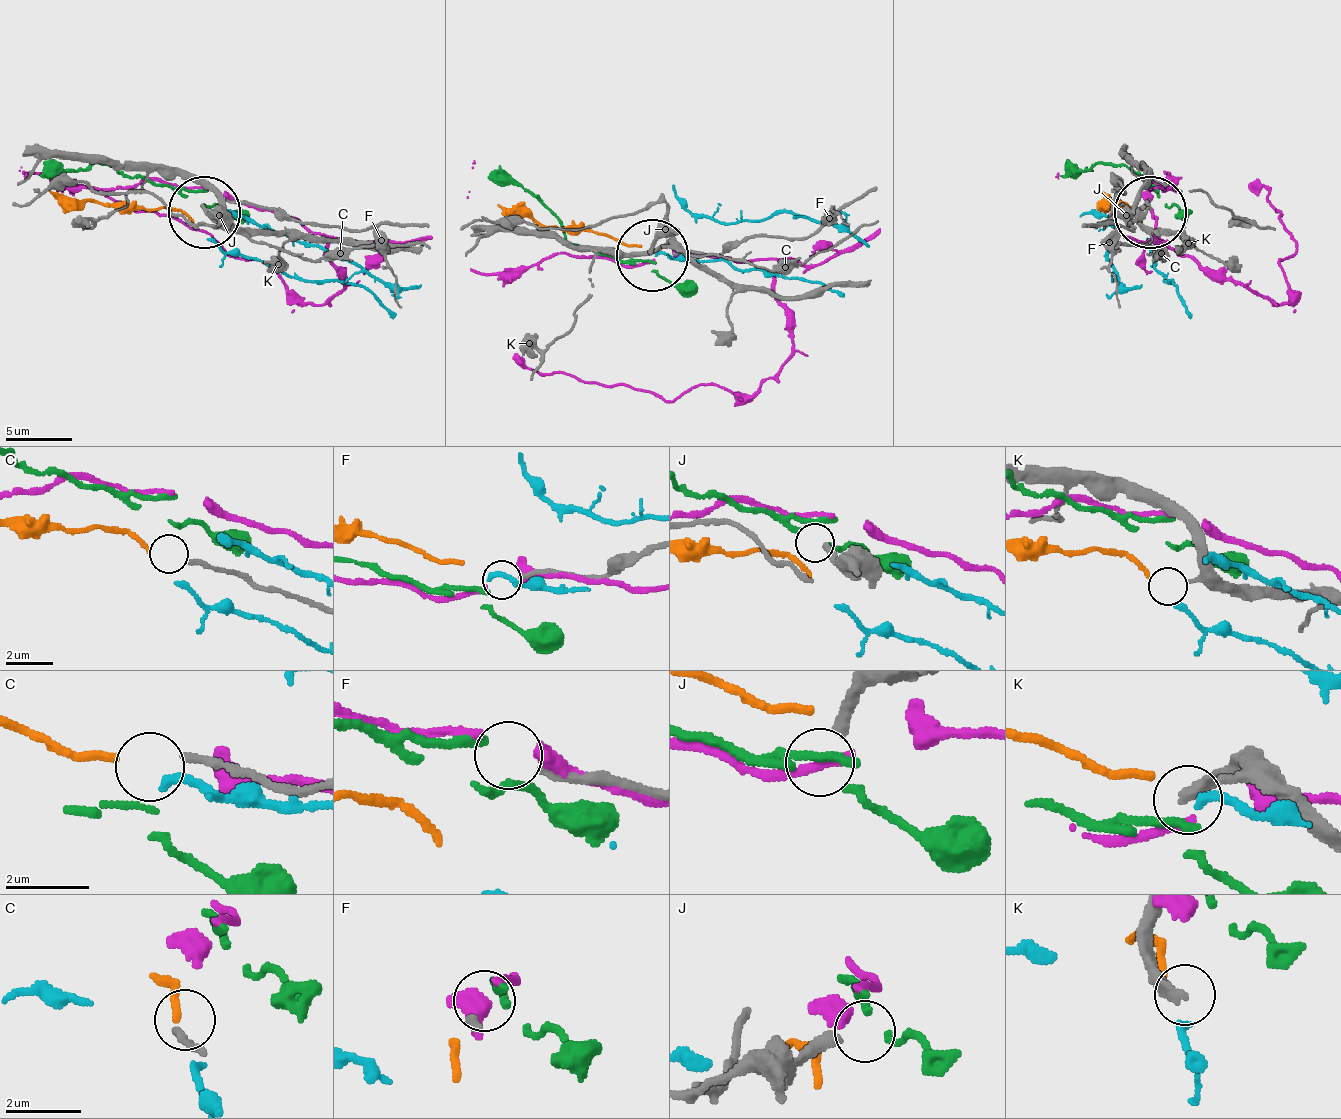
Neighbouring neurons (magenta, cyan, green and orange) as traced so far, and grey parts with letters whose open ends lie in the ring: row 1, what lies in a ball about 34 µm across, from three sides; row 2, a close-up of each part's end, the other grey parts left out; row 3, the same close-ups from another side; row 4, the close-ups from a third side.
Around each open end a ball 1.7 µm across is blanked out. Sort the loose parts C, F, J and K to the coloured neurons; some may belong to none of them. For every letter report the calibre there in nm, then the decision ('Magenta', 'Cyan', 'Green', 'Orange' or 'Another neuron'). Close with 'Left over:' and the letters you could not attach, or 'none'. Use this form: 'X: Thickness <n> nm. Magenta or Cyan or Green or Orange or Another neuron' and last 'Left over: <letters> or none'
C: Thickness 180 nm. Orange
F: Thickness 180 nm. Green
J: Thickness 320 nm. Another neuron
K: Thickness 240 nm. Another neuron
Left over: J, K

